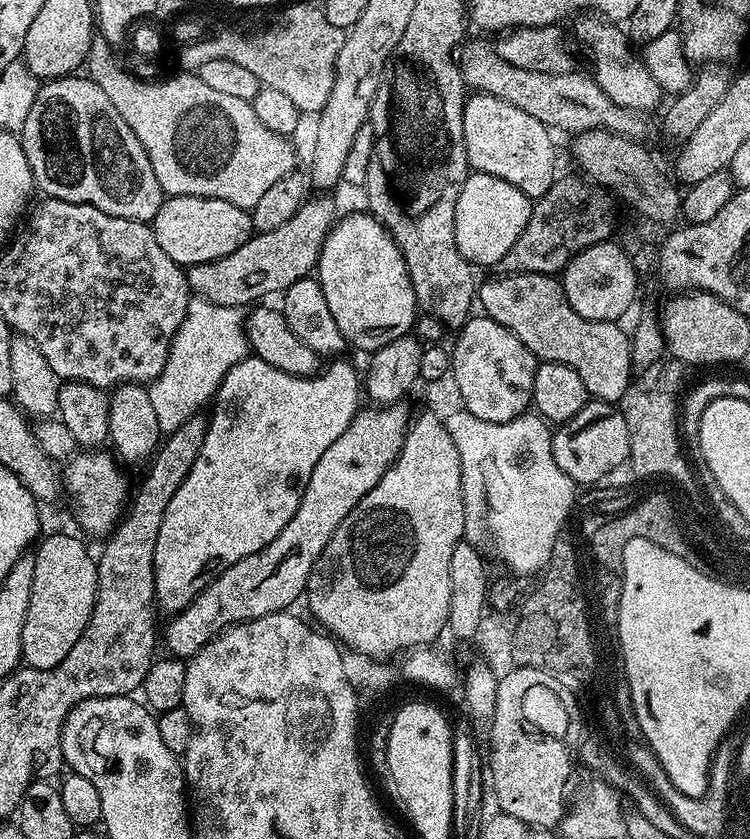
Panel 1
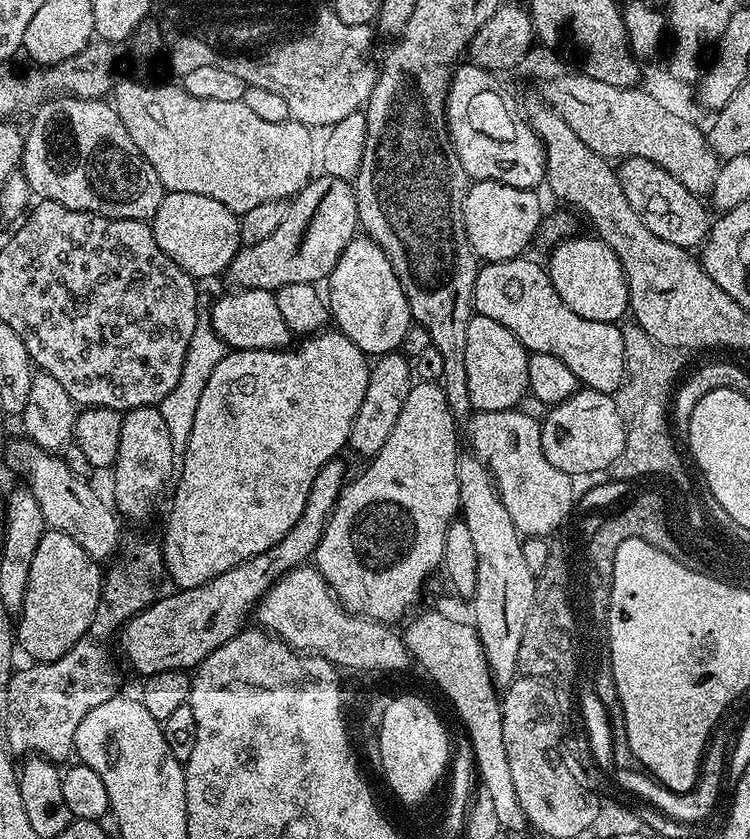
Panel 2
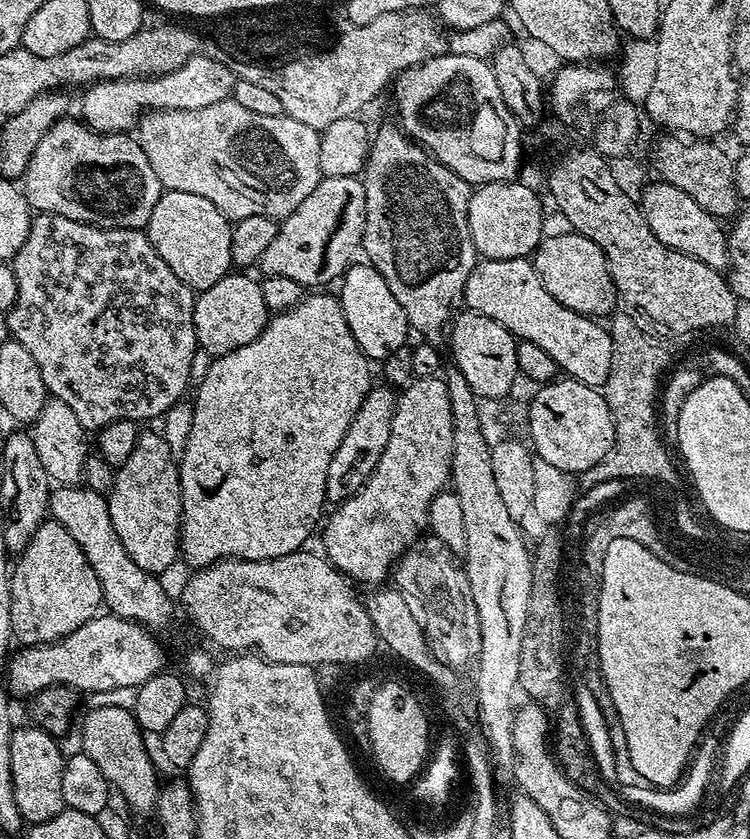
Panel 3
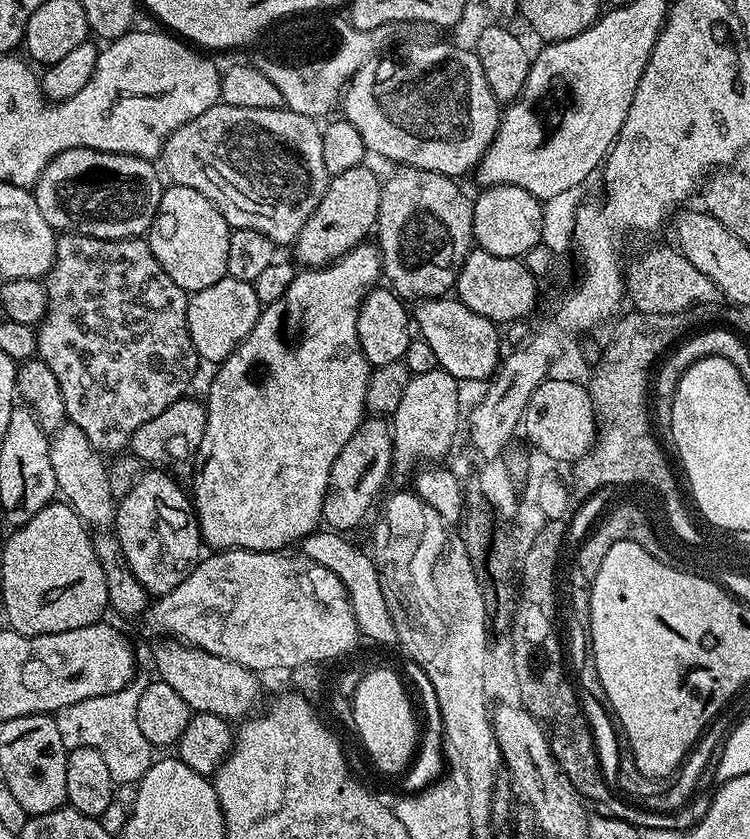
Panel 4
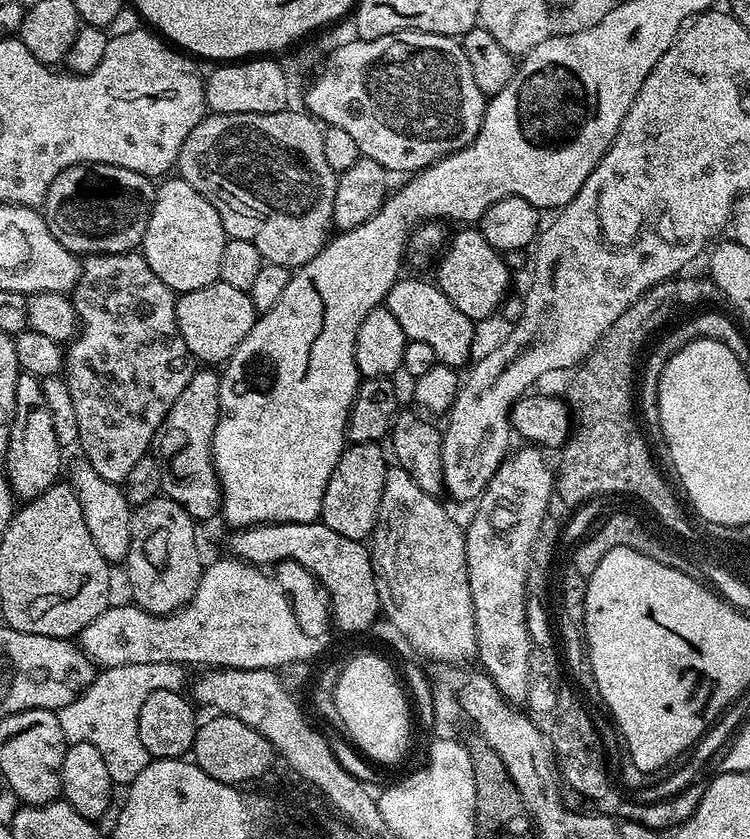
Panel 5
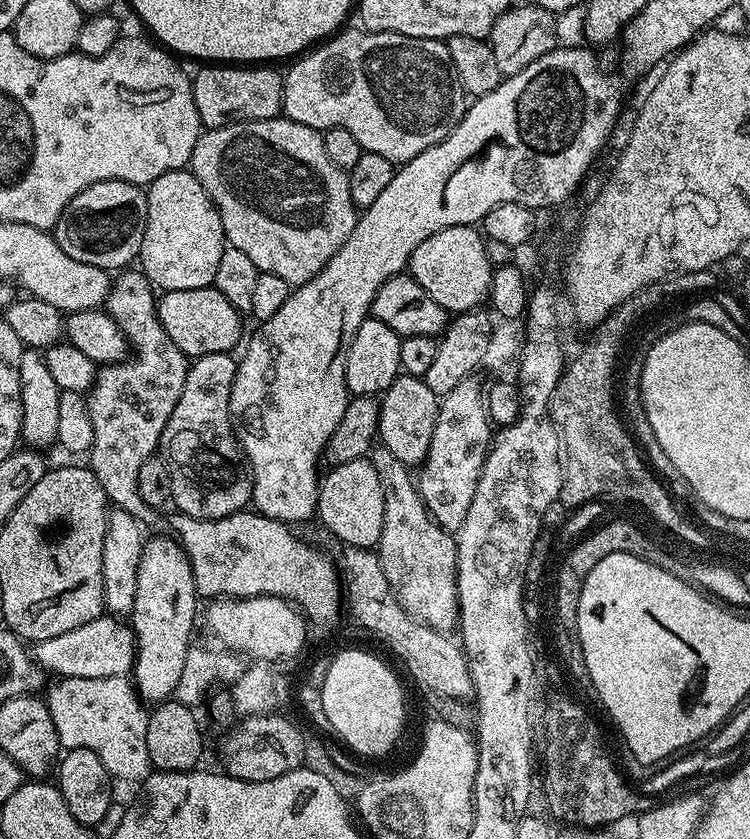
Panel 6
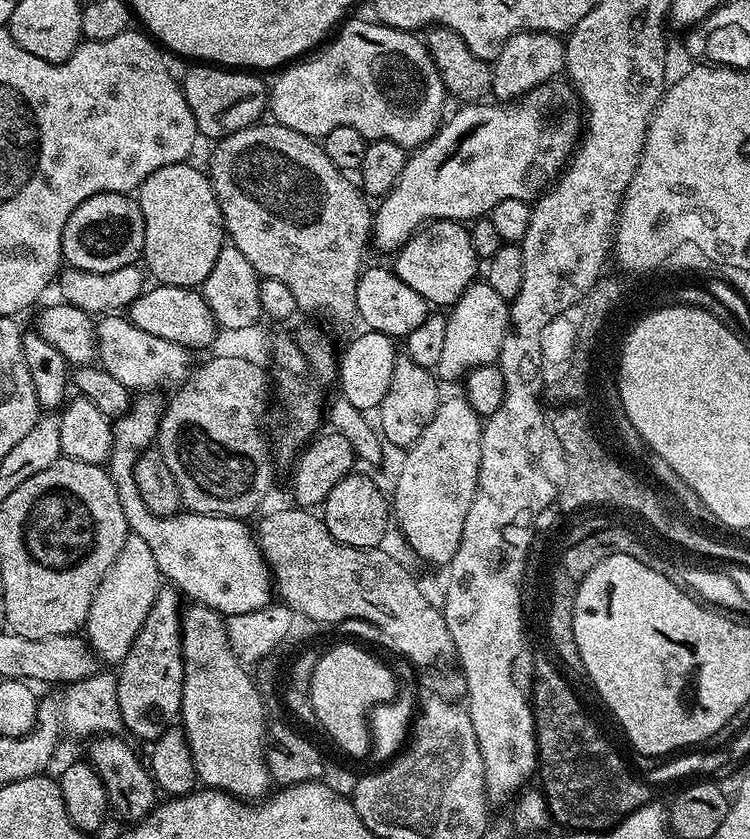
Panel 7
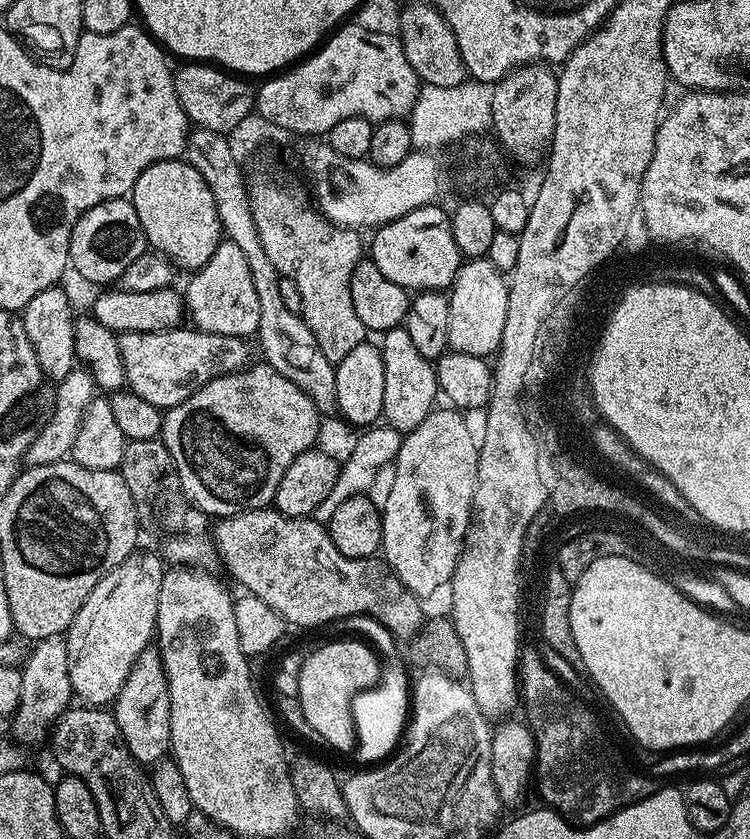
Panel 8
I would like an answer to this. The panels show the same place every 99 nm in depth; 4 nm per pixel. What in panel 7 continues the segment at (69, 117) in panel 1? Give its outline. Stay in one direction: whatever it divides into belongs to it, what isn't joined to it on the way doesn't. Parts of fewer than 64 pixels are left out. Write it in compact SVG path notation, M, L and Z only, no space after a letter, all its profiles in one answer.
M103 192L86 198L70 214L62 230L63 259L82 272L122 270L122 266L137 263L143 250L144 219L139 199L122 192Z

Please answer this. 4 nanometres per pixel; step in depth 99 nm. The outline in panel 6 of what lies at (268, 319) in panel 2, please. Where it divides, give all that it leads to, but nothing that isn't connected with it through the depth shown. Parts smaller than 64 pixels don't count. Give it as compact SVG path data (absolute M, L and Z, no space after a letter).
M215 286L164 292L159 297L156 309L162 322L162 330L170 334L170 342L174 342L174 346L178 346L178 350L182 350L189 358L219 352L231 353L232 347L240 340L242 313L230 306L230 302L226 302L226 294L222 294Z

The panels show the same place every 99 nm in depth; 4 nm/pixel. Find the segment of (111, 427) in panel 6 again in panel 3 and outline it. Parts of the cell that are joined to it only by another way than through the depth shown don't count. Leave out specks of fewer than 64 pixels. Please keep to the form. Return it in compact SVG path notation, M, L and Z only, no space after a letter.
M41 212L33 219L26 242L18 250L18 254L12 257L10 267L18 282L16 305L6 314L11 339L22 342L22 346L30 350L34 362L38 362L38 370L42 370L42 382L46 382L49 397L66 402L66 406L70 406L70 410L78 414L86 430L99 430L116 420L143 422L152 420L155 416L160 418L185 399L184 391L187 390L188 384L190 388L193 383L191 362L198 351L194 330L196 296L194 289L186 286L186 282L182 282L182 278L178 278L178 274L174 274L174 270L170 270L170 266L162 262L147 231L139 228L100 228L96 224L78 222L74 218Z

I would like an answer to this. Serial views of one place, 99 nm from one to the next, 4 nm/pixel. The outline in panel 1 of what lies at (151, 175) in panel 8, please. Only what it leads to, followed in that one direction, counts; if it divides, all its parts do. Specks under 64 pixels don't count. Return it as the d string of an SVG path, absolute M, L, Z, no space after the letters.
M168 196L150 223L154 238L158 238L158 246L181 266L226 258L226 254L234 254L238 246L254 235L249 209L201 196Z

